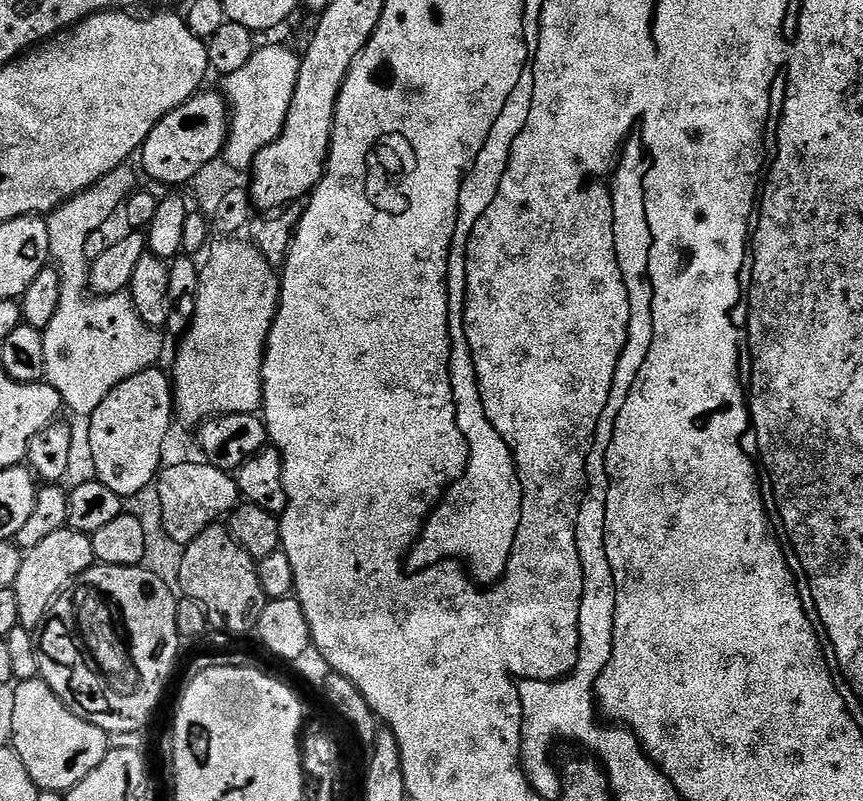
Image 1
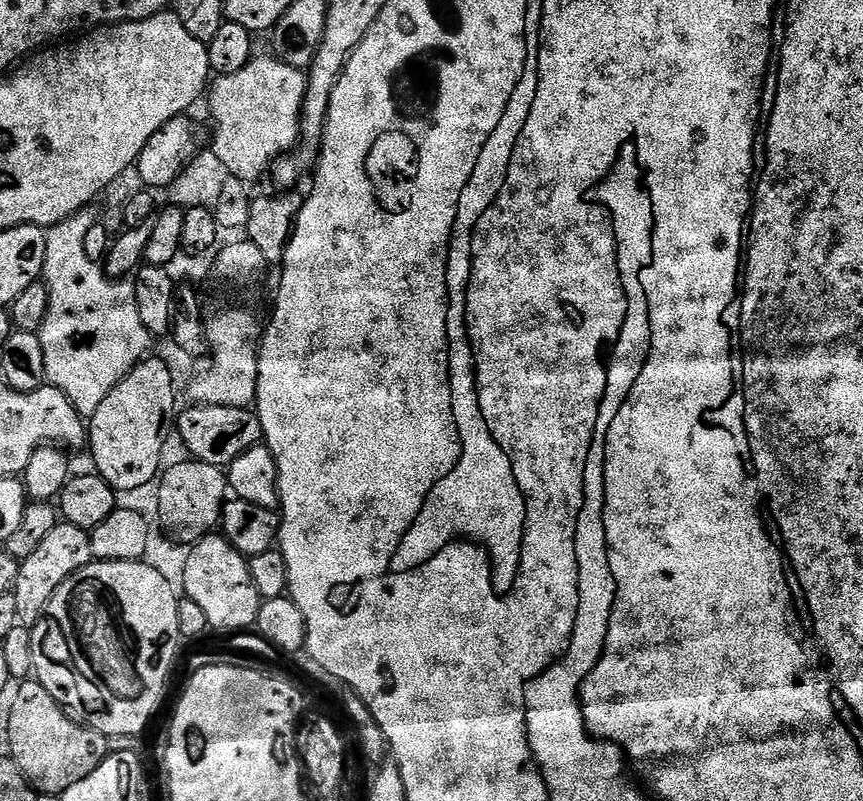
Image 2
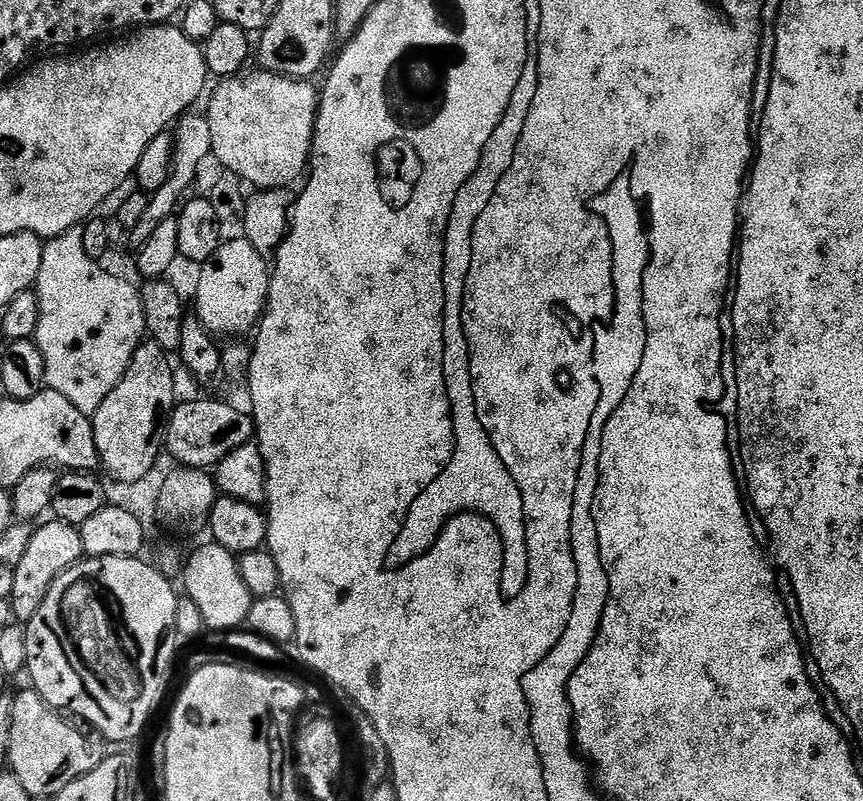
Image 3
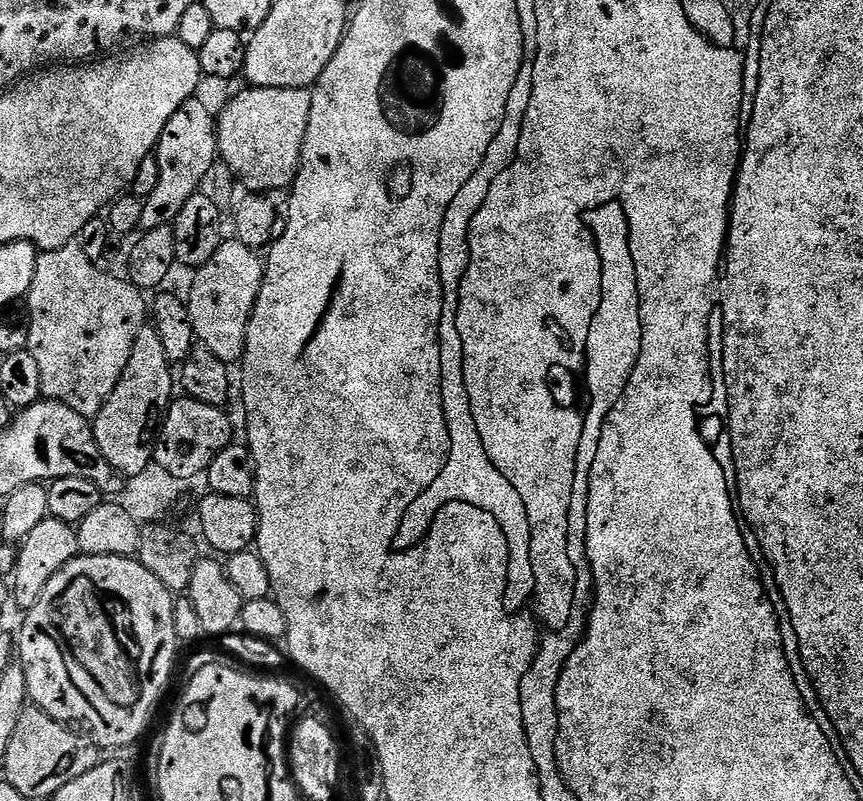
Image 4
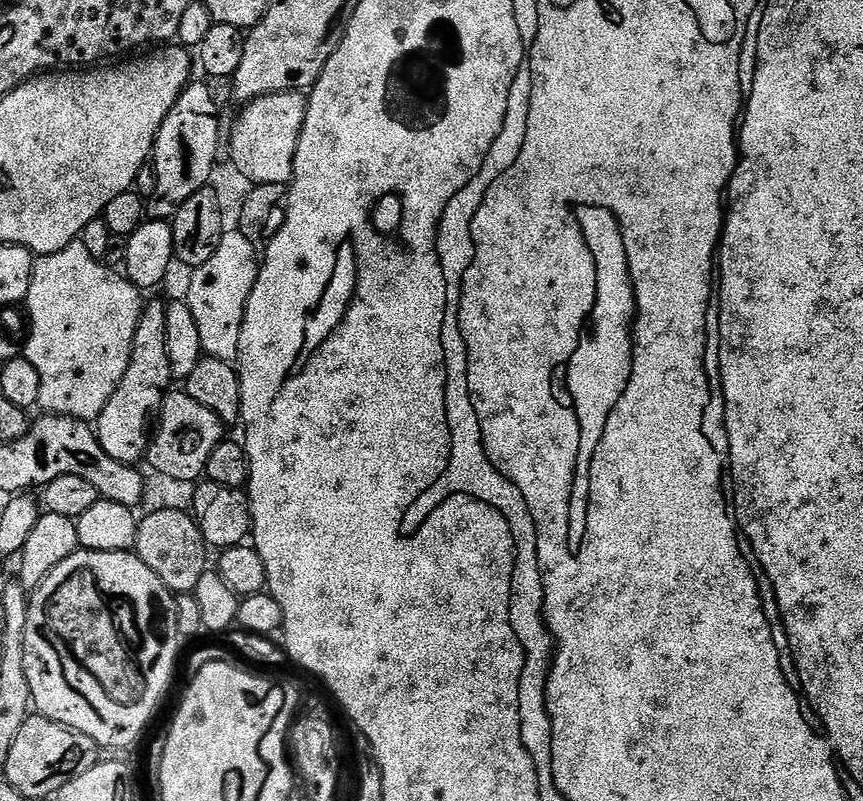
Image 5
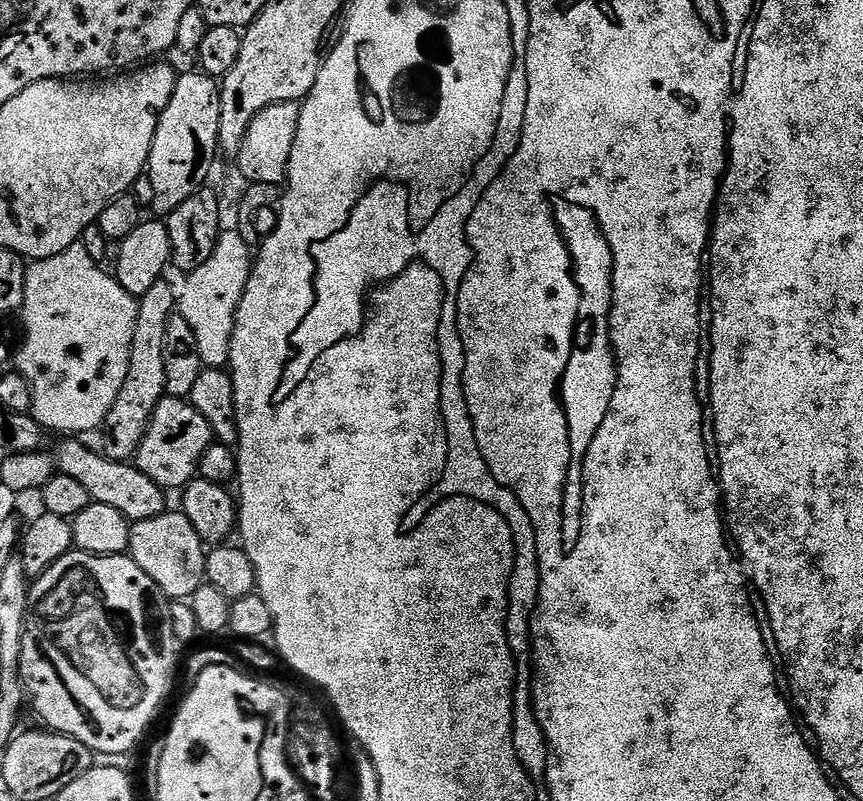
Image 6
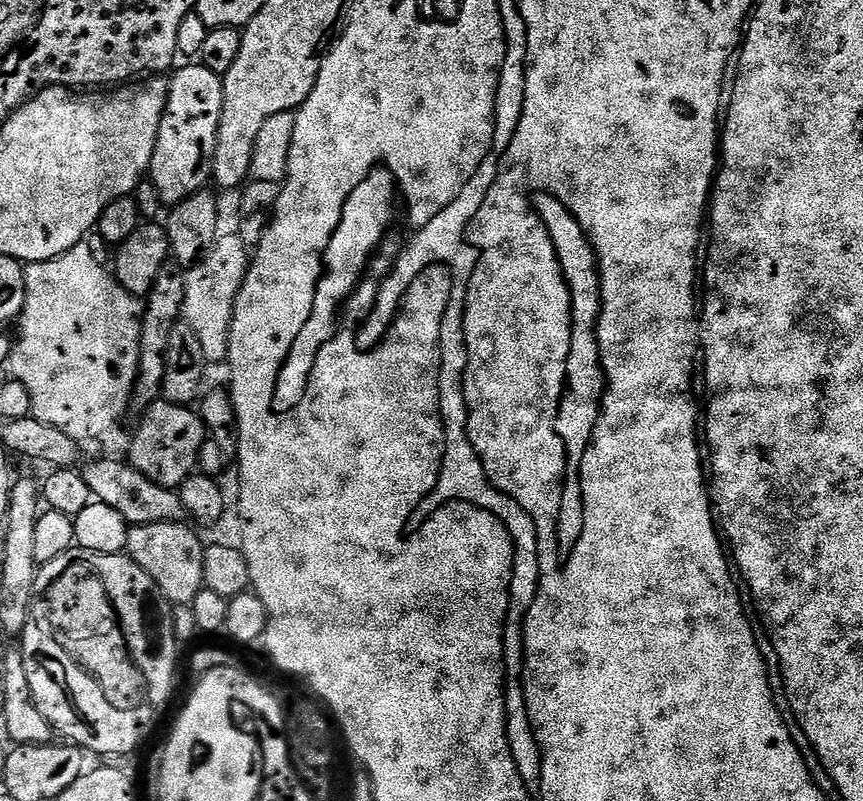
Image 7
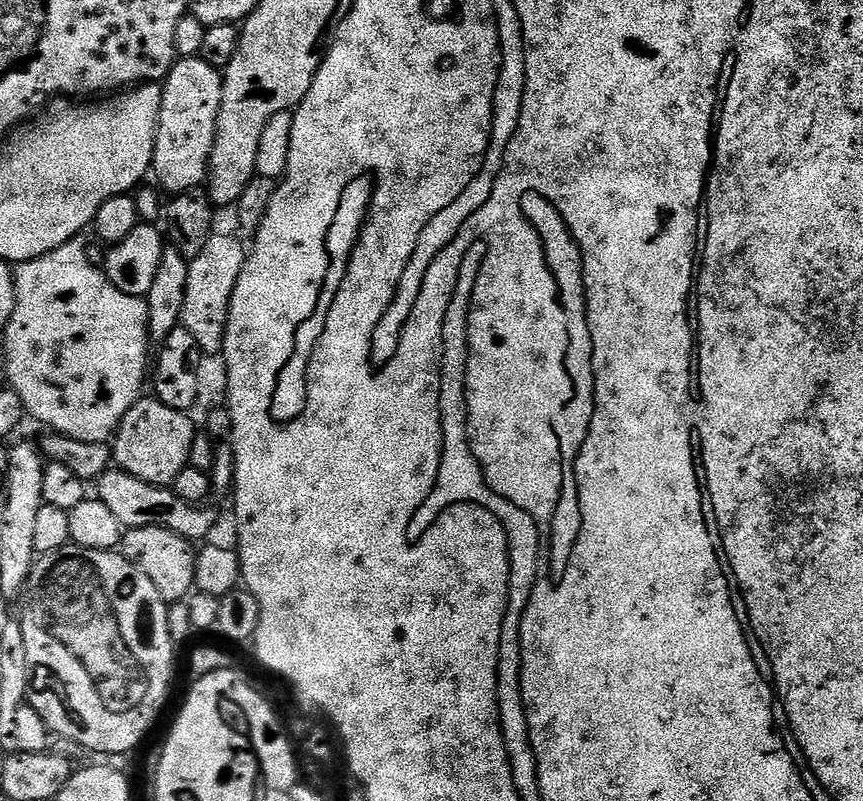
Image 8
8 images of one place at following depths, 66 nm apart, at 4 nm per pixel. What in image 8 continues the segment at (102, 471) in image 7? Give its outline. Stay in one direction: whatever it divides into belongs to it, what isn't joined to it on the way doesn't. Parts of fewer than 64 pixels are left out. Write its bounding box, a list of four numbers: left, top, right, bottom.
[94,470,216,542]

